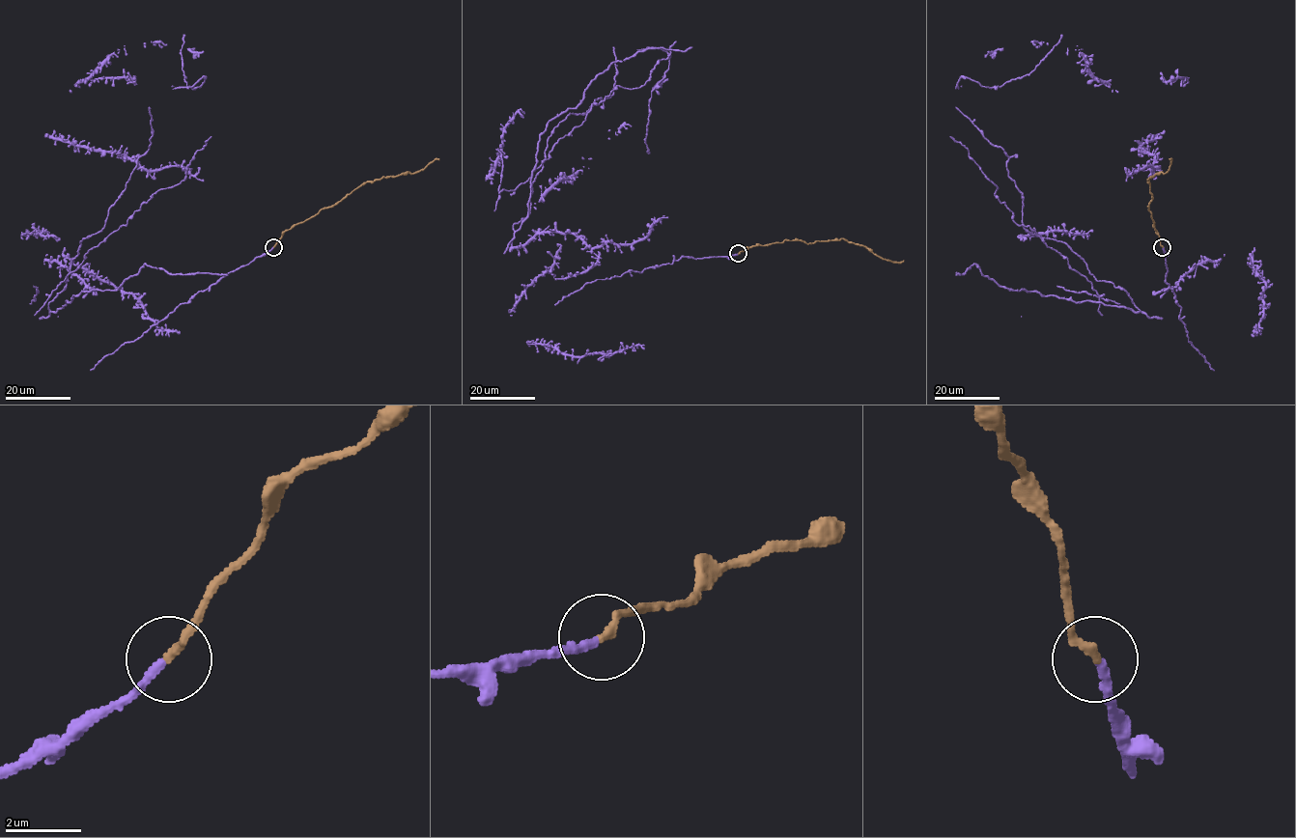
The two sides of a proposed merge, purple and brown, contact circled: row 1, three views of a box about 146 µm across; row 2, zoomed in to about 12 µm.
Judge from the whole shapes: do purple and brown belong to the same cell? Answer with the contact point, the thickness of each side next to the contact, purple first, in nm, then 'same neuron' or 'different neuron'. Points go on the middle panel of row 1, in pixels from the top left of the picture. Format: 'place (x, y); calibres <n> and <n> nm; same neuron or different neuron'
place (738, 253); calibres 240 and 240 nm; different neuron

